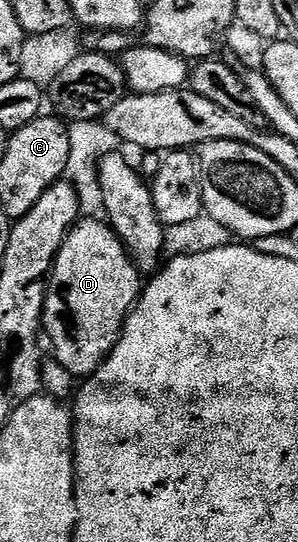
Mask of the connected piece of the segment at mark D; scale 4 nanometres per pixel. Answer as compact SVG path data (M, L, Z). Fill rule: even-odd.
M81 219L69 229L68 238L62 243L56 260L52 263L52 272L46 284L48 294L44 300L43 336L46 341L48 337L52 344L57 363L66 367L73 378L87 379L98 371L98 367L102 367L104 360L114 351L120 332L124 329L124 320L140 299L142 274L107 220Z

